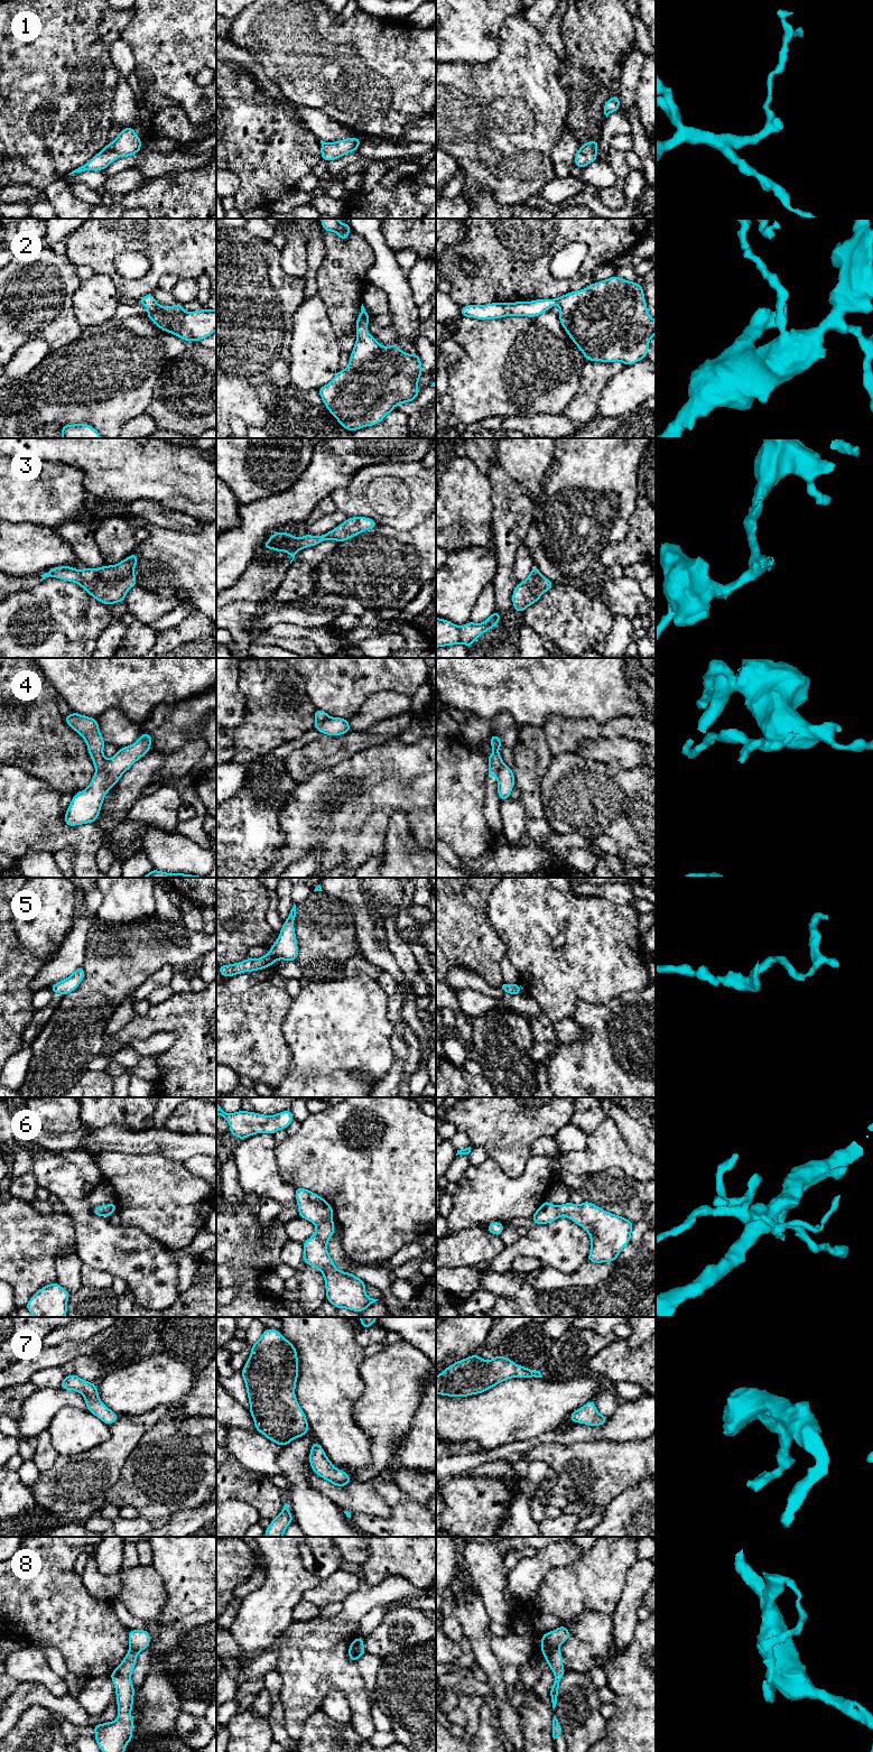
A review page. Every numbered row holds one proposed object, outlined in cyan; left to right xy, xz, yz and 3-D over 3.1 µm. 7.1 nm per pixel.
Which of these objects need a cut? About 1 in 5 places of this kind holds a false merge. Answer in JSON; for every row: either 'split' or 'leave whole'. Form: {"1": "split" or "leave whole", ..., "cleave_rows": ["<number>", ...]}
{"1": "leave whole", "2": "leave whole", "3": "leave whole", "4": "split", "5": "leave whole", "6": "leave whole", "7": "leave whole", "8": "split", "cleave_rows": ["4", "8"]}

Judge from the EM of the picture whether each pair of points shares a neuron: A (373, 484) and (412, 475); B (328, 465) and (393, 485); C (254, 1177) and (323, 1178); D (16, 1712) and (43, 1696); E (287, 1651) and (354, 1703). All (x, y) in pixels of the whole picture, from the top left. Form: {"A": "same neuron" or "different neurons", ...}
{"A": "same neuron", "B": "different neurons", "C": "different neurons", "D": "same neuron", "E": "same neuron"}

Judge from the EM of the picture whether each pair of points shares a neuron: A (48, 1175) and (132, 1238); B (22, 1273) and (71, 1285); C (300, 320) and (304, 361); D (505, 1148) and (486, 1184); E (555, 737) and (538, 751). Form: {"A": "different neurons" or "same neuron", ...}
{"A": "same neuron", "B": "different neurons", "C": "same neuron", "D": "different neurons", "E": "different neurons"}

